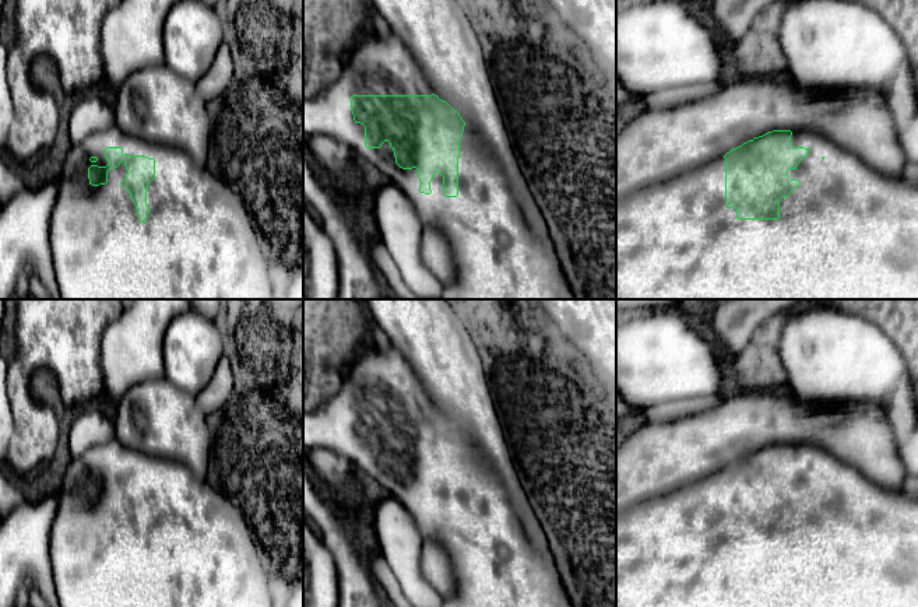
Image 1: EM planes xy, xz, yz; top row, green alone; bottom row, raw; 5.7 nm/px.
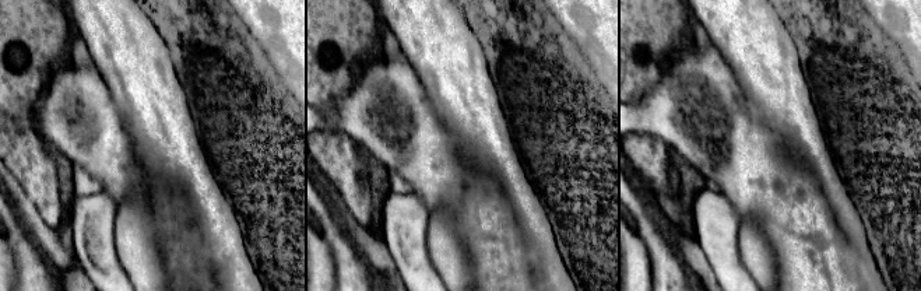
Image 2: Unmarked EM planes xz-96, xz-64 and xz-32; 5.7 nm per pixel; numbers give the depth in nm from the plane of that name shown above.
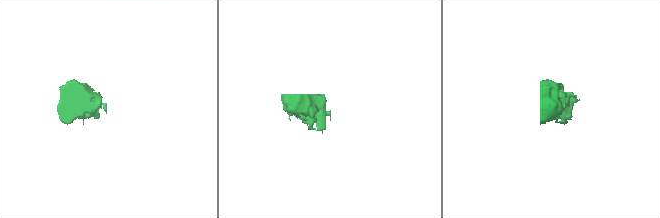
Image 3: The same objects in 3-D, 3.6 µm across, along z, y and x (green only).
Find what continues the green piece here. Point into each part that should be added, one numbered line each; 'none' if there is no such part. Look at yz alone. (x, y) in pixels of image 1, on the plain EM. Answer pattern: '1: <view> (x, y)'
1: yz (847, 541)

